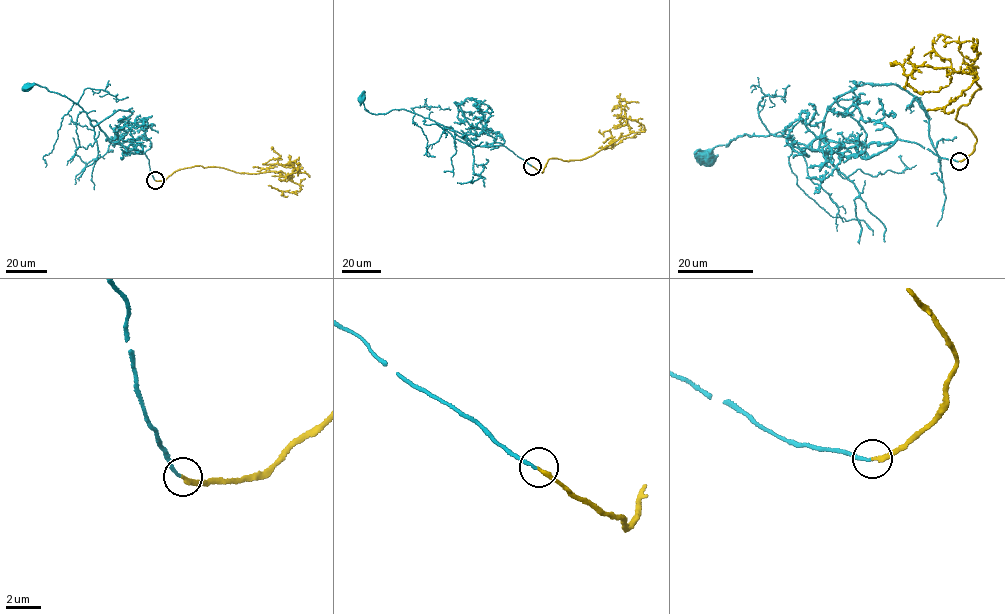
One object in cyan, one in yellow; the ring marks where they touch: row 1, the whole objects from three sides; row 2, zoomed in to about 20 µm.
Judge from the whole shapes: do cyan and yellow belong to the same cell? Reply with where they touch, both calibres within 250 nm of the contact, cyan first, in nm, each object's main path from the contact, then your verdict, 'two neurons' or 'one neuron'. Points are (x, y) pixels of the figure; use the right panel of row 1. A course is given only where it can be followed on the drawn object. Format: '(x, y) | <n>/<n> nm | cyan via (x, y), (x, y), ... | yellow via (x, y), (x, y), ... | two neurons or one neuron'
(959, 161) | 170/220 nm | cyan via (958, 161), (898, 138), (864, 146), (822, 137), (804, 145), (770, 134), (744, 134), (709, 149), (706, 157) | yellow via (959, 161), (976, 141), (956, 119), (981, 89), (972, 66), (919, 65), (906, 82), (917, 91), (949, 85) | two neurons

